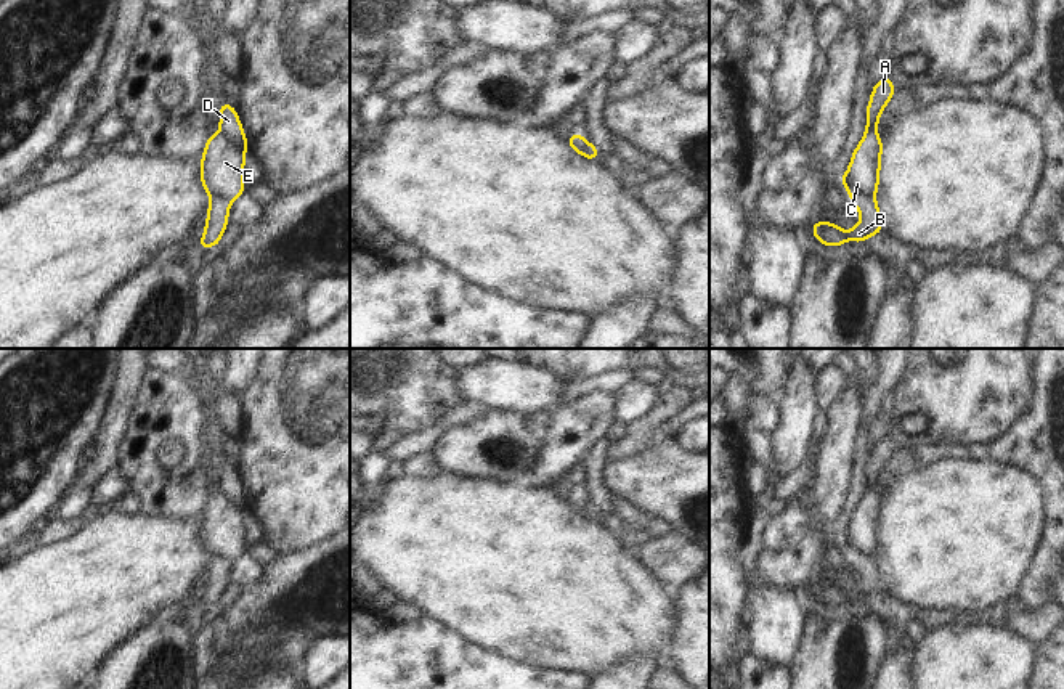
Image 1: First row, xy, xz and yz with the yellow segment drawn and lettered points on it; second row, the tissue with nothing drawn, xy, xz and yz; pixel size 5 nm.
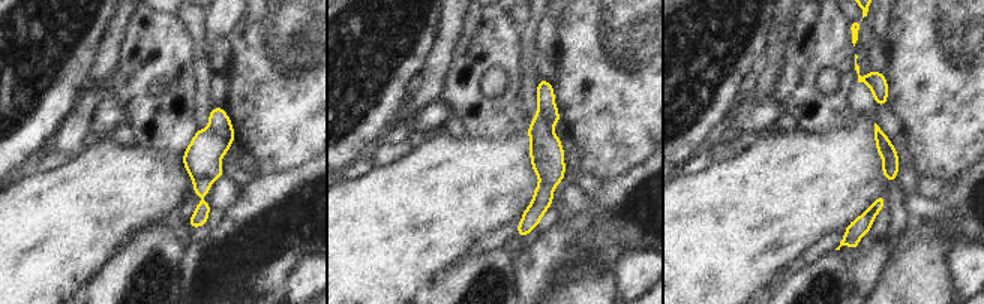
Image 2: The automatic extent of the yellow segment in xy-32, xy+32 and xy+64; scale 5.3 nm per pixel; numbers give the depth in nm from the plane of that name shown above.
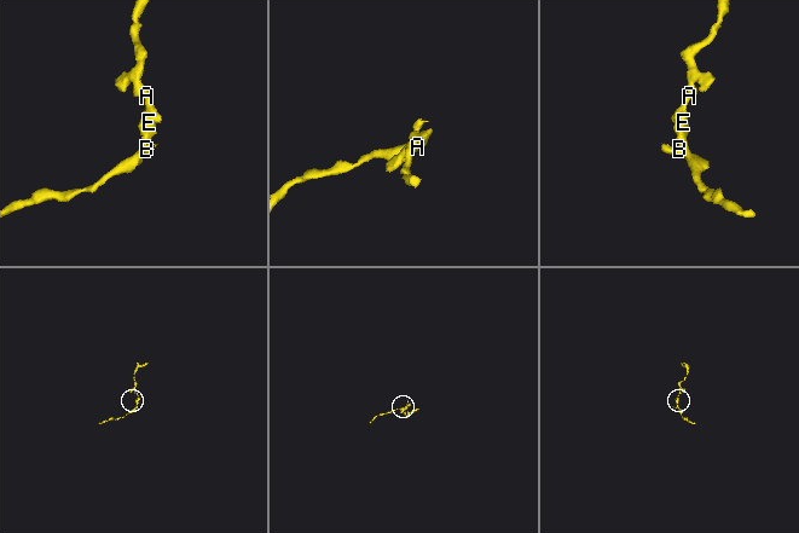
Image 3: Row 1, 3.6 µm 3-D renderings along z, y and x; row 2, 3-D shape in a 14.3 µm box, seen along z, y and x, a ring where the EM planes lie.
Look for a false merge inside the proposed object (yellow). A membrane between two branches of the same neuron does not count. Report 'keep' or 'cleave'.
cleave

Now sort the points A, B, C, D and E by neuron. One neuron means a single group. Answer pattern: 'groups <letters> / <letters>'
groups A C D E / B

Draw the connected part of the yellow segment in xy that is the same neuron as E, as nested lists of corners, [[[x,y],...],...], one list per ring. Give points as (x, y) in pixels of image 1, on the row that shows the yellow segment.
[[[220,108],[220,133],[210,135],[201,161],[201,181],[212,198],[234,201],[244,194],[244,154],[247,140],[236,109]]]

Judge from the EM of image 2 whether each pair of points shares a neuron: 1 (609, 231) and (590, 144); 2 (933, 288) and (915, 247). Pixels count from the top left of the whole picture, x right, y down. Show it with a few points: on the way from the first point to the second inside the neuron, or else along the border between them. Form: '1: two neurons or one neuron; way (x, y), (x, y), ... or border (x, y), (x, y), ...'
1: two neurons; border (633, 166), (621, 174), (600, 180)
2: one neuron; way (923, 277), (917, 271), (917, 258)

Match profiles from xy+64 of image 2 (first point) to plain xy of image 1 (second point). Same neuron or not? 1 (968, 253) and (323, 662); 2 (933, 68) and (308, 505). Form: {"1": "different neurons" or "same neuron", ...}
{"1": "same neuron", "2": "same neuron"}

